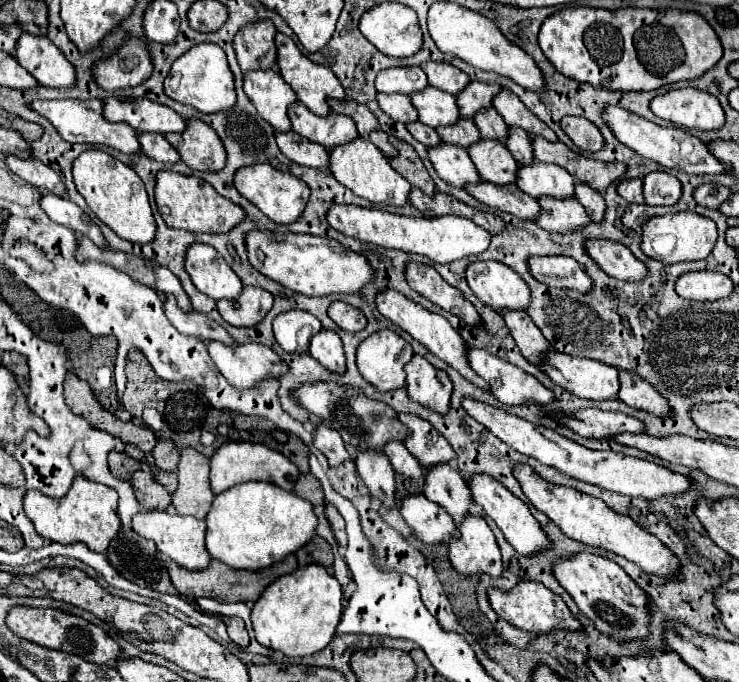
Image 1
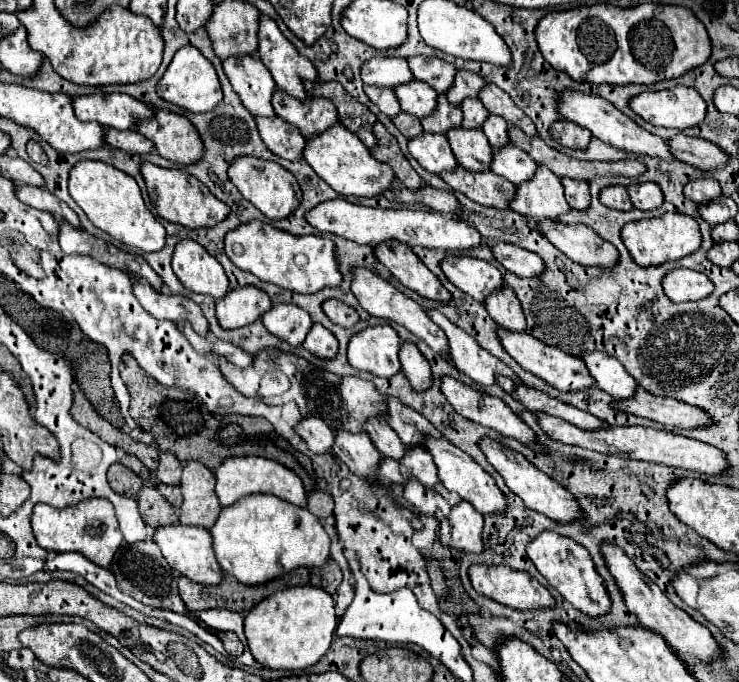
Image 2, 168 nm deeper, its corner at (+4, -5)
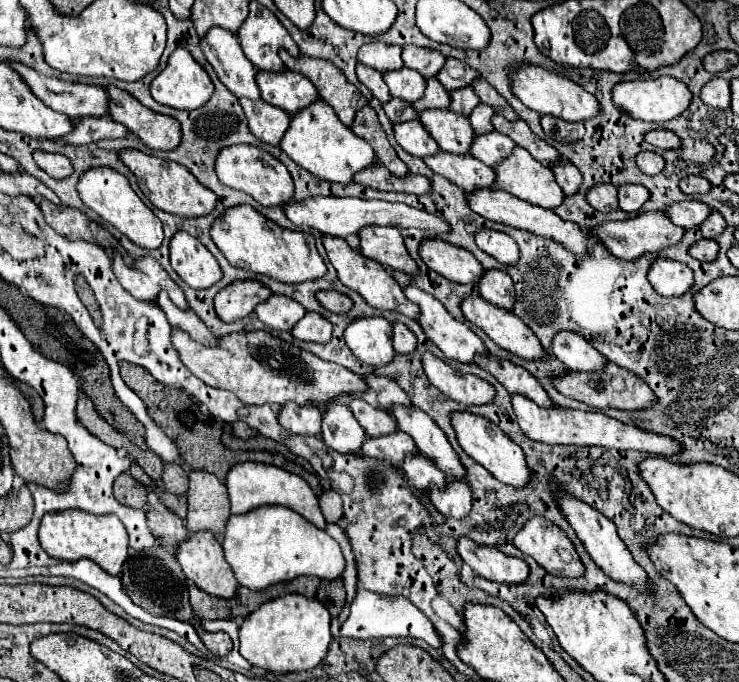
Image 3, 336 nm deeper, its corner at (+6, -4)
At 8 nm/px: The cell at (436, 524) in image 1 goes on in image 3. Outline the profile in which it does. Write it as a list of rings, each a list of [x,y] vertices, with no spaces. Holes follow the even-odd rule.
[[[420,453],[416,457],[406,457],[400,469],[404,471],[408,483],[416,489],[428,489],[432,483],[440,489],[446,485],[446,477],[444,473],[440,473],[440,469],[436,469],[436,463],[428,461],[428,457]]]

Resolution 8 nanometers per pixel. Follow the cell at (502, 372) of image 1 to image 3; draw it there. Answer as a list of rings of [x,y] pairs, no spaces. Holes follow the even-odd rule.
[[[406,285],[406,287],[404,287],[404,295],[418,305],[418,309],[420,309],[418,323],[420,323],[420,327],[424,329],[426,337],[428,337],[430,341],[434,341],[434,345],[436,345],[448,359],[452,359],[452,361],[462,361],[462,363],[472,363],[474,353],[484,353],[484,351],[486,351],[482,339],[480,339],[474,331],[470,331],[464,323],[456,321],[456,319],[444,309],[444,305],[440,305],[440,301],[436,301],[436,297],[432,297],[430,293],[418,289],[416,285]]]

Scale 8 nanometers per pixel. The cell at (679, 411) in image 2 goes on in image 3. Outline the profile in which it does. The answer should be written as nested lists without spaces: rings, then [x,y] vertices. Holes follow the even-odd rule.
[[[608,361],[608,369],[604,369],[604,373],[572,373],[572,371],[568,371],[566,375],[552,377],[552,385],[562,395],[584,401],[586,405],[596,407],[596,409],[606,409],[606,407],[646,409],[656,401],[656,397],[652,397],[654,395],[652,389],[636,373],[622,369],[622,367],[616,367],[610,361]]]

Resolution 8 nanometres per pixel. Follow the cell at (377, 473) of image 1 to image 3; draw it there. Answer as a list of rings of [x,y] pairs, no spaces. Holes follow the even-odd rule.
[[[336,401],[322,413],[322,441],[338,453],[360,453],[366,433],[348,409],[346,403]]]

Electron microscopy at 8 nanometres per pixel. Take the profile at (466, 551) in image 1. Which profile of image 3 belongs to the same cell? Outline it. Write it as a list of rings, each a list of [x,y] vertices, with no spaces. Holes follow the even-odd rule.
[[[448,481],[444,489],[428,489],[434,507],[446,515],[460,519],[472,509],[472,495],[466,481]]]

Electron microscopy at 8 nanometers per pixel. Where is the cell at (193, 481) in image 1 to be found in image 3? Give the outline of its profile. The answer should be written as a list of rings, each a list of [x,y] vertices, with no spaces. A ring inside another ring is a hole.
[[[206,471],[190,473],[190,489],[188,489],[188,517],[186,529],[190,533],[210,531],[218,539],[224,535],[224,525],[230,517],[228,505],[228,489],[216,475]]]

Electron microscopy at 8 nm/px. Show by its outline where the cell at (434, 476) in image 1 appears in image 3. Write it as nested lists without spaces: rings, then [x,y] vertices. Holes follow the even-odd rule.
[[[404,431],[390,433],[386,437],[368,437],[364,445],[360,447],[362,455],[376,457],[376,459],[386,459],[394,467],[400,467],[404,461],[404,453],[418,453],[412,437],[408,437]]]

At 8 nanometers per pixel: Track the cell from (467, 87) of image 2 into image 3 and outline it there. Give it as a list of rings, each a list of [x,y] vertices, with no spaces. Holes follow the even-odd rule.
[[[446,59],[444,67],[440,69],[440,73],[436,75],[436,79],[444,85],[446,91],[454,91],[454,89],[462,89],[462,87],[468,87],[472,85],[472,81],[478,77],[476,69],[464,65],[462,61],[458,59]]]

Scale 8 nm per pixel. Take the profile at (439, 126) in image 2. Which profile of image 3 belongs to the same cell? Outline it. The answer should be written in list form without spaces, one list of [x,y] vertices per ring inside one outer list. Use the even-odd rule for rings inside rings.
[[[436,77],[426,79],[426,91],[424,91],[424,99],[416,101],[414,109],[418,113],[422,113],[424,109],[448,109],[450,105],[450,95],[448,91],[440,85],[440,81]]]

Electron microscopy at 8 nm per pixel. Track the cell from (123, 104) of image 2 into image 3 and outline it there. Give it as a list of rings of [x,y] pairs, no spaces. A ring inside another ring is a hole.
[[[12,61],[12,69],[20,73],[20,77],[24,77],[28,89],[44,105],[48,105],[58,113],[64,113],[72,119],[86,115],[96,115],[96,117],[108,115],[108,95],[104,87],[46,77],[28,69],[28,65],[20,65],[16,61]]]

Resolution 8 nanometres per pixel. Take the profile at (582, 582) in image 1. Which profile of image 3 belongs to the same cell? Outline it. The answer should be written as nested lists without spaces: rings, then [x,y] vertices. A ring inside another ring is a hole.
[[[530,517],[514,537],[516,549],[536,559],[550,575],[572,579],[584,575],[584,565],[566,537],[566,533],[552,525],[546,517]]]

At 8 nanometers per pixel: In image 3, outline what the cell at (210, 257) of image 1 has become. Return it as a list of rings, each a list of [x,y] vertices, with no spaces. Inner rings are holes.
[[[184,231],[176,233],[170,241],[170,263],[180,279],[194,289],[212,287],[222,277],[214,255],[196,237]]]

